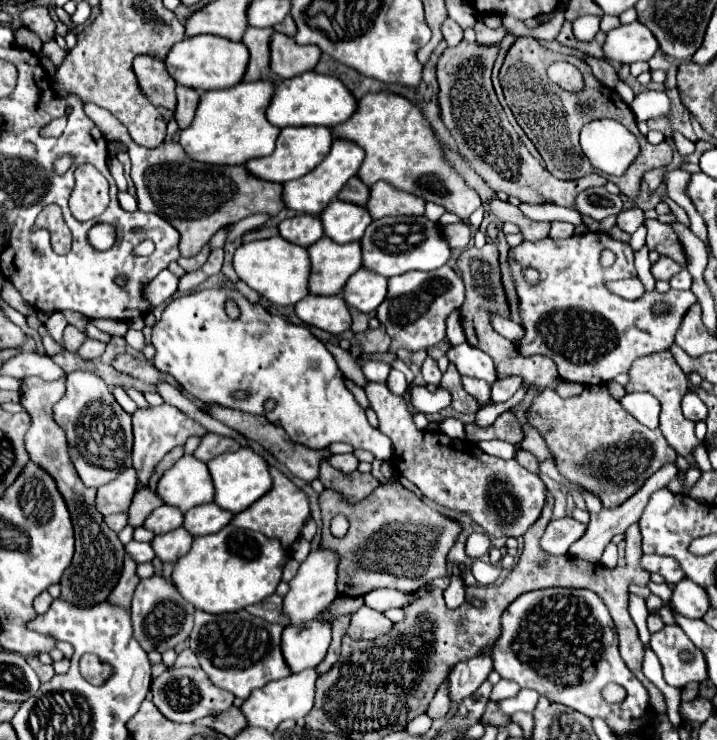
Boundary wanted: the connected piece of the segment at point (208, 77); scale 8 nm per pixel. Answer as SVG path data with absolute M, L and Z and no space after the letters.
M190 36L180 40L172 46L166 58L166 70L172 74L172 78L178 84L196 88L196 90L220 90L220 88L232 88L244 78L248 66L248 50L242 42L230 42L222 36Z

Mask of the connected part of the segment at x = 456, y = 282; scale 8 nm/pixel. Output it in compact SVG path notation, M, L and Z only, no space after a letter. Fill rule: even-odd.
M442 266L432 272L406 272L388 280L388 296L378 306L376 318L386 328L392 342L408 352L428 350L446 336L446 318L464 302L464 282L456 270Z

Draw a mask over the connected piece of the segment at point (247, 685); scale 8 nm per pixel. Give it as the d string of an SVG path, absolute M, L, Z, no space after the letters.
M198 610L194 630L190 634L190 650L196 654L202 670L216 686L232 692L238 698L248 698L252 690L292 674L280 648L282 630L284 626L260 620L246 610L220 616Z

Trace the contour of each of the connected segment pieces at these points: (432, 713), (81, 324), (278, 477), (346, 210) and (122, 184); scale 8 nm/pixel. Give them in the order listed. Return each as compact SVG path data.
M446 678L440 684L440 688L438 688L438 692L436 692L436 696L434 696L434 700L432 700L432 704L430 704L430 708L428 708L426 714L432 720L438 720L438 718L444 718L446 716L448 708L450 708L450 696L448 696L448 678Z
M65 310L65 311L62 311L62 313L66 317L69 324L76 326L88 338L88 335L86 334L86 331L85 331L86 324L88 324L88 321L89 321L88 318L86 318L85 316L83 316L78 312L74 312L71 310Z
M270 468L272 478L274 478L274 486L272 490L260 498L256 504L252 504L252 508L246 508L246 512L240 512L240 516L234 516L232 524L236 528L244 528L244 530L254 530L254 532L262 532L268 538L278 538L282 542L282 546L286 550L292 548L292 544L300 538L304 524L308 522L312 510L310 510L310 500L306 496L306 492L302 492L286 474L282 474L278 468Z
M332 200L320 218L324 234L338 244L360 240L364 230L372 222L372 216L364 206L342 200Z
M110 158L110 174L112 174L112 178L116 180L118 188L120 188L120 190L126 190L126 178L124 178L124 170L122 170L122 164L120 164L116 158Z

